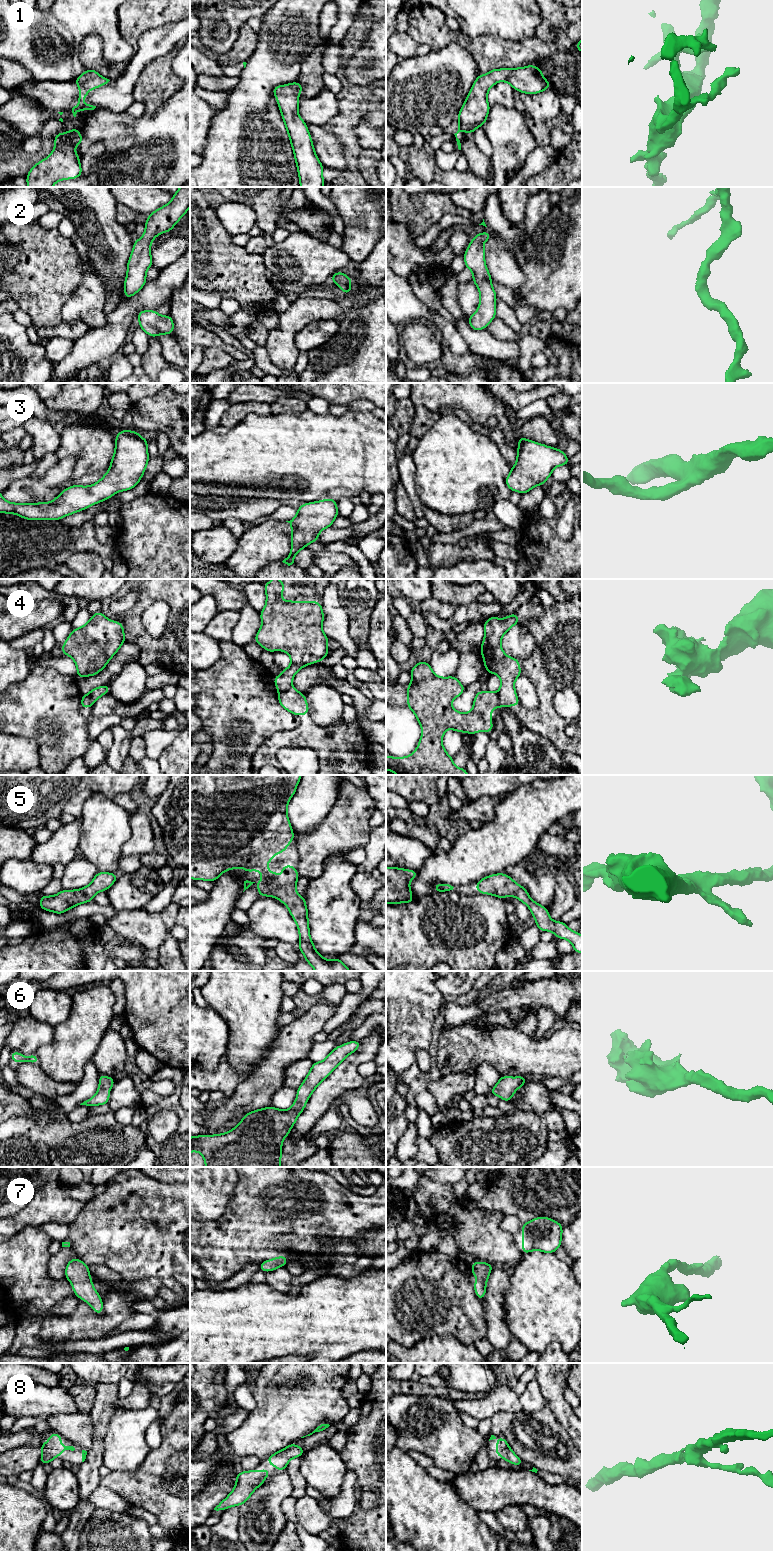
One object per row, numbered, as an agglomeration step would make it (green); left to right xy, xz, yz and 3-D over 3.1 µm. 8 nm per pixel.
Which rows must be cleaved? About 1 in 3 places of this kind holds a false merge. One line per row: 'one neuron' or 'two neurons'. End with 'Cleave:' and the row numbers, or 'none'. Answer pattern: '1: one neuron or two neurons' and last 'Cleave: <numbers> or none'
1: one neuron
2: one neuron
3: one neuron
4: two neurons
5: one neuron
6: one neuron
7: one neuron
8: one neuron
Cleave: 4

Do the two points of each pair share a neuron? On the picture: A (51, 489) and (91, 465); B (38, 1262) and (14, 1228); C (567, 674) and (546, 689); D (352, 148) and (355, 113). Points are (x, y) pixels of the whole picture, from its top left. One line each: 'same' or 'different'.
A: different
B: different
C: same
D: same

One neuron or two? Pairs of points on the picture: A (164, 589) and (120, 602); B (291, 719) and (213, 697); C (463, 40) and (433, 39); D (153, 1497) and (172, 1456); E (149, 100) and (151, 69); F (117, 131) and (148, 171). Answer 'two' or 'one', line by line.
A: two
B: one
C: one
D: one
E: one
F: one

